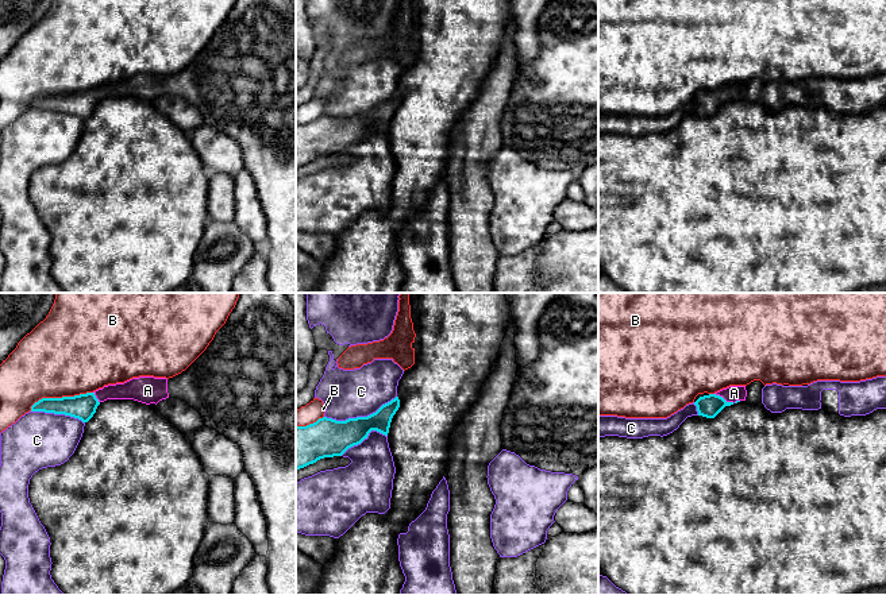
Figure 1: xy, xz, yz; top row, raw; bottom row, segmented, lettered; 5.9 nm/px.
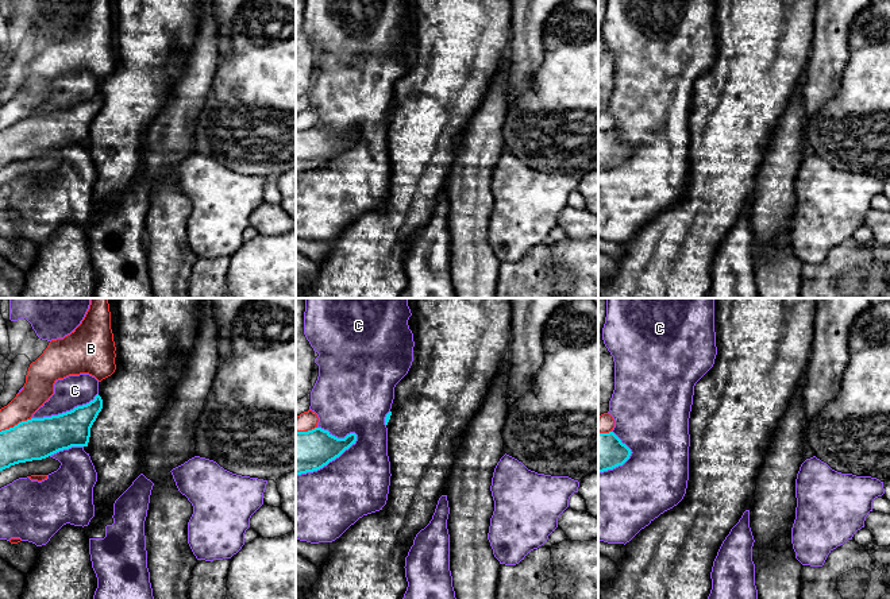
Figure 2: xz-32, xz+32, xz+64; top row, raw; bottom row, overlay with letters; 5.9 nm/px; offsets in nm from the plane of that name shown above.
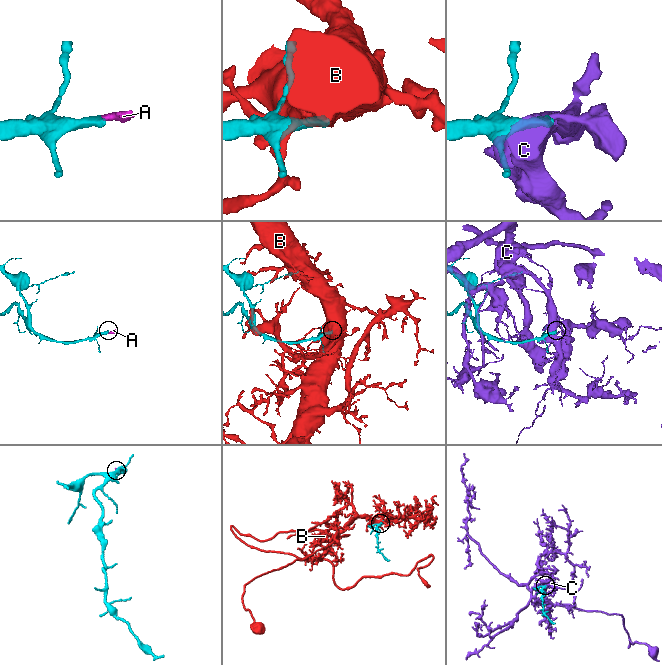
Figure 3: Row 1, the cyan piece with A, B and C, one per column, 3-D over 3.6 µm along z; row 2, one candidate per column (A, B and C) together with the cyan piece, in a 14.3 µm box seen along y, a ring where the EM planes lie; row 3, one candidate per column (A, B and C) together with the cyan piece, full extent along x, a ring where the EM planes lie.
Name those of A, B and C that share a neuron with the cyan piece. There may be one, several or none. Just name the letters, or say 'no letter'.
A

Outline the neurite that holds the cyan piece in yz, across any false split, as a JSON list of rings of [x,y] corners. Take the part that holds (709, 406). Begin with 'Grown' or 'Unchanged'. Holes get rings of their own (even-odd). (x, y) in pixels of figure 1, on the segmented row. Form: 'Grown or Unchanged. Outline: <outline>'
Grown. Outline: [[[729,386],[714,394],[700,397],[694,405],[698,416],[714,418],[725,406],[746,401],[746,386]]]

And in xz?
Unchanged. Outline: [[[396,397],[367,417],[346,421],[323,417],[307,426],[296,426],[296,470],[324,457],[342,456],[348,448],[367,438],[371,430],[388,436],[398,407],[400,399]]]

